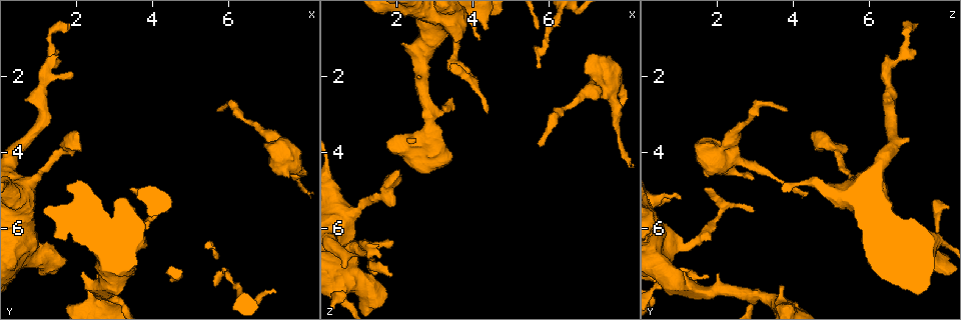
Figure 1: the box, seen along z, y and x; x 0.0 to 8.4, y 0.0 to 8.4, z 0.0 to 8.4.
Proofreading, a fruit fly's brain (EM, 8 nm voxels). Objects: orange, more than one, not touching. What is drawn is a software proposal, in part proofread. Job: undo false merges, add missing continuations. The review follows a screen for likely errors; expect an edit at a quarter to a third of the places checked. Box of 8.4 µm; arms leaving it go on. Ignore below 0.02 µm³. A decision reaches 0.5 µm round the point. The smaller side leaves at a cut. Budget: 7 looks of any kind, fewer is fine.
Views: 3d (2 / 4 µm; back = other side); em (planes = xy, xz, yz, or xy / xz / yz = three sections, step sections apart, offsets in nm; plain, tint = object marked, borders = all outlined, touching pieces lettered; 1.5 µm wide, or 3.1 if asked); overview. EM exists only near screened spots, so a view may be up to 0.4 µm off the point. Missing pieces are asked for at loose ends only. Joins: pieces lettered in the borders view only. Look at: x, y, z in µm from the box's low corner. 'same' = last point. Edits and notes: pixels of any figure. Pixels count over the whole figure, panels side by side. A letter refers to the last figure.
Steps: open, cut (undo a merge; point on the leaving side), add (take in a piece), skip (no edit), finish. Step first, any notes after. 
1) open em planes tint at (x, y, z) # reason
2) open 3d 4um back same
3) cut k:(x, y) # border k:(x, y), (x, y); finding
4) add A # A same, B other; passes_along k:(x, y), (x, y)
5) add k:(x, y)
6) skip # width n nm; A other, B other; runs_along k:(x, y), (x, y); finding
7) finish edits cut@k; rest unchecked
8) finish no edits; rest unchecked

open 3d 2um at (7.70, 4.35, 2.90) # sudden change in width

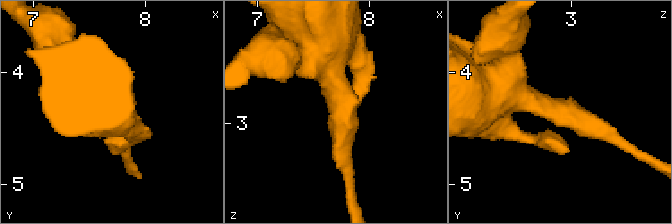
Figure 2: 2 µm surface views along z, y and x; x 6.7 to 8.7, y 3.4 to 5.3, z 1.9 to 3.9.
open em planes tint at (7.76, 4.40, 2.90) # shape alone is not enough

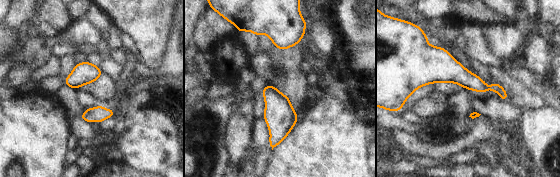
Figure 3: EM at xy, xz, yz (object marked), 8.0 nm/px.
open em planes borders same # see the neighbours

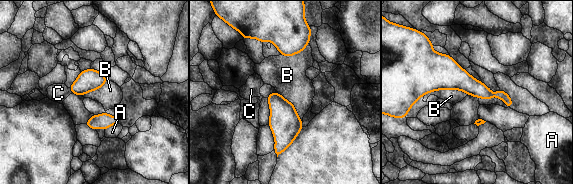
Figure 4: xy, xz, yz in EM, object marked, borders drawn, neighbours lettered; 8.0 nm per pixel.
skip # A other, B other, C other; runs_along 4:(434, 84), (465, 82), (509, 104); continuous, no second cell

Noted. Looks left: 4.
open 3d 4um back at (5.70, 7.25, 1.80) # thin end

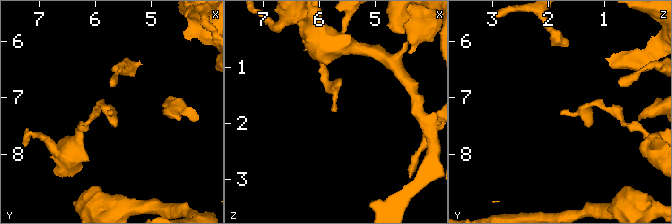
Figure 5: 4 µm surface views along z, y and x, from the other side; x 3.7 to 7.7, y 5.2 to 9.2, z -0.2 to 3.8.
open em planes borders at (5.65, 7.30, 1.80)

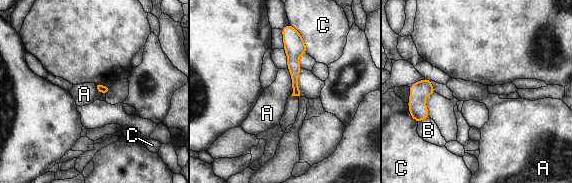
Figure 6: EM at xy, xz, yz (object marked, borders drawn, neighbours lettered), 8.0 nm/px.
skip # longest_contact A 240 nm; A other, B other, C other; none of them fits

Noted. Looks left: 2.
finish no edits; rest unchecked

